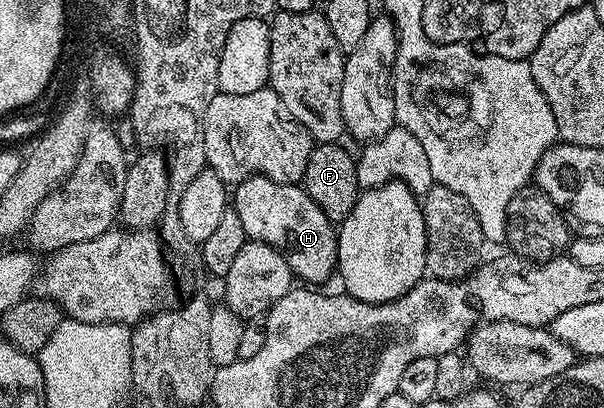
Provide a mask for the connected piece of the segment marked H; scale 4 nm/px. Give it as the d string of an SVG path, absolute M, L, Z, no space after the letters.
M248 176L232 189L231 208L237 213L246 237L279 250L298 281L321 286L329 275L334 275L337 228L300 183L280 184L266 176Z

